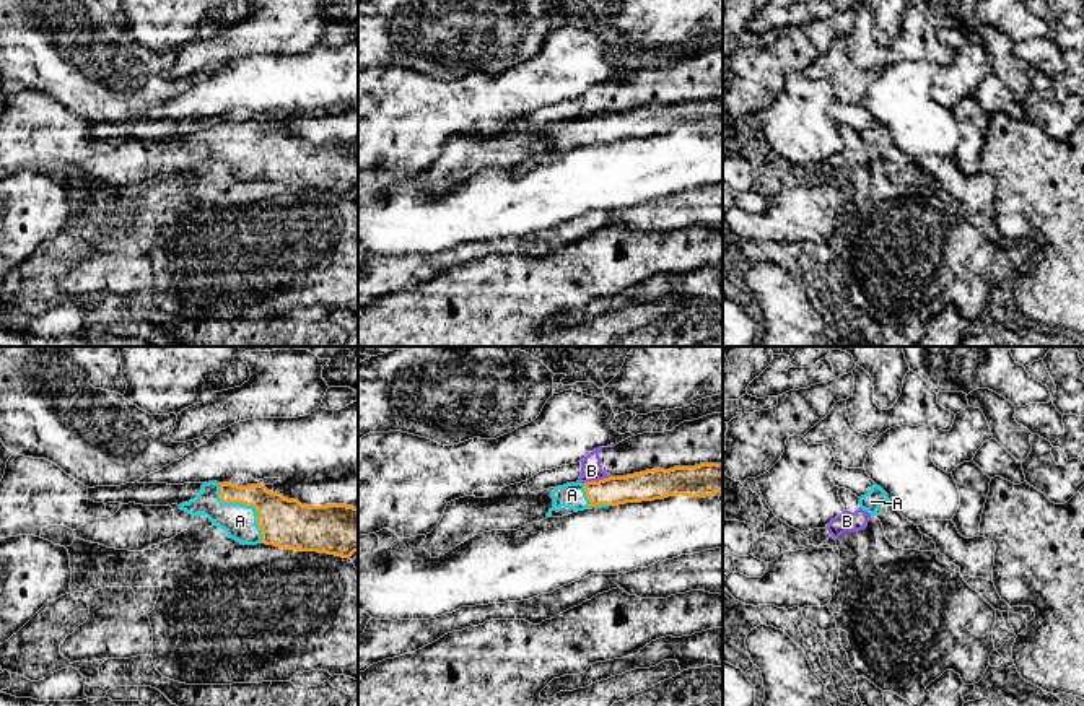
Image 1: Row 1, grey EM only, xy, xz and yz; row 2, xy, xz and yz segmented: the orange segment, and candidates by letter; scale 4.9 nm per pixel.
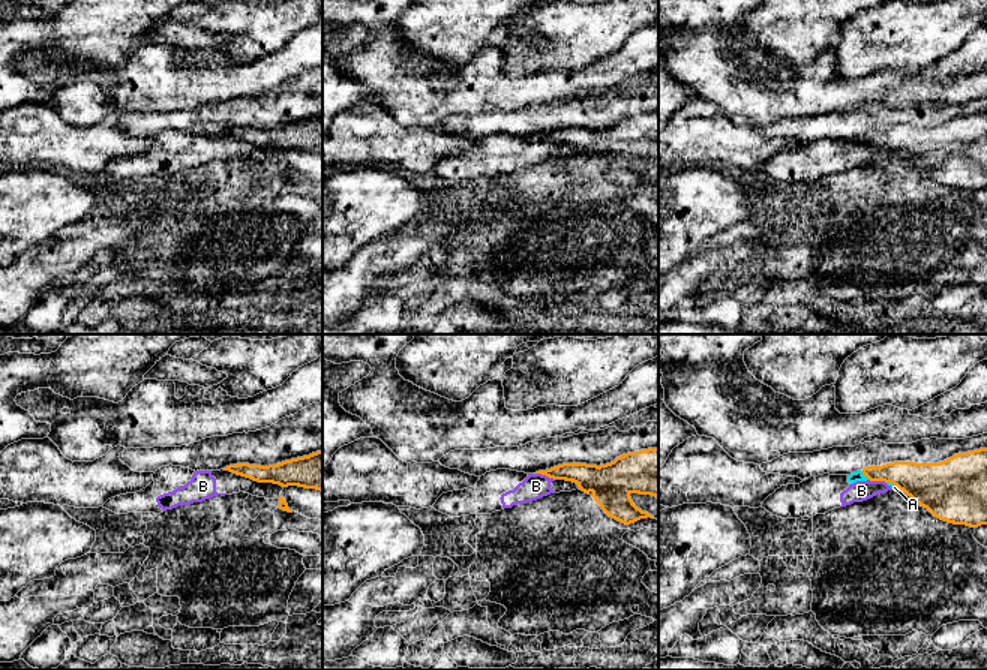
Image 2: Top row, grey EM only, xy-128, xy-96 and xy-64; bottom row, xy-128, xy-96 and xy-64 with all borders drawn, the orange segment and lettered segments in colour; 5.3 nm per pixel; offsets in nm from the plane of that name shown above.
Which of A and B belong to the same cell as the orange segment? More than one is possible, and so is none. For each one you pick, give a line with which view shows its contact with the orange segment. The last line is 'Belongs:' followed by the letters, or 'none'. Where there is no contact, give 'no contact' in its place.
A: xy
Belongs: A

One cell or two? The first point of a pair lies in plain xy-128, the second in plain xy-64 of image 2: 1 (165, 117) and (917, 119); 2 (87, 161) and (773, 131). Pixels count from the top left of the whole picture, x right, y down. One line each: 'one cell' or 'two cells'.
1: one cell
2: two cells

